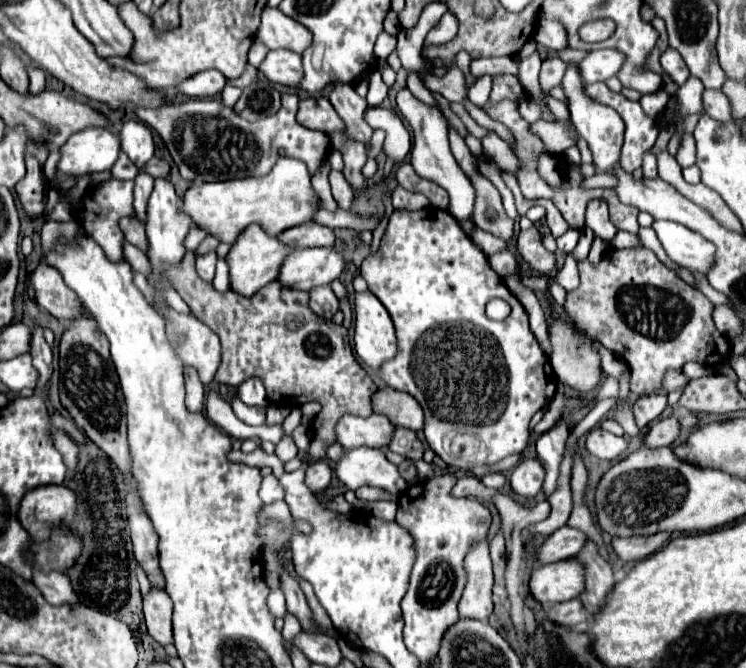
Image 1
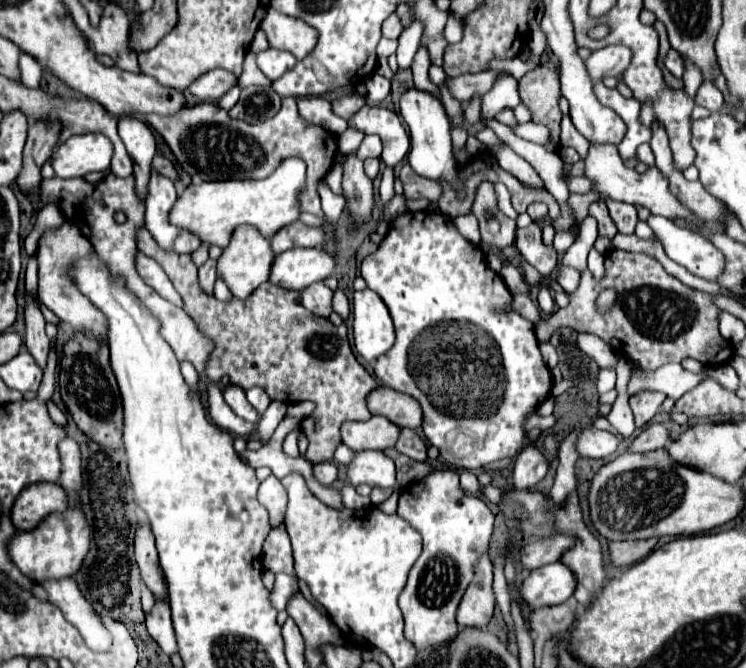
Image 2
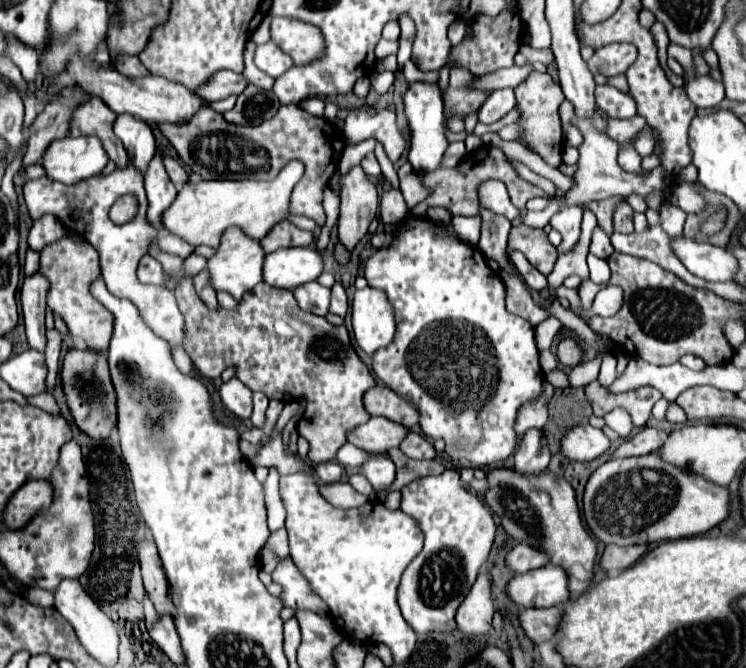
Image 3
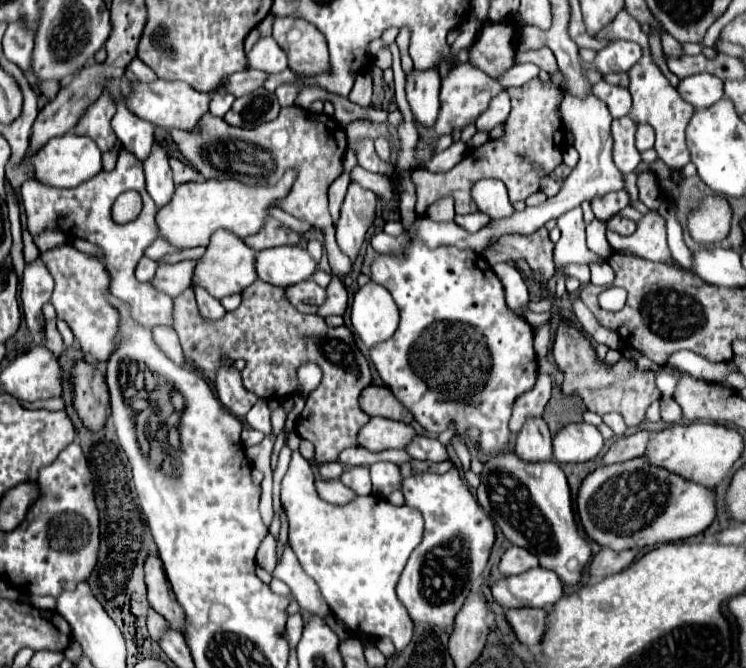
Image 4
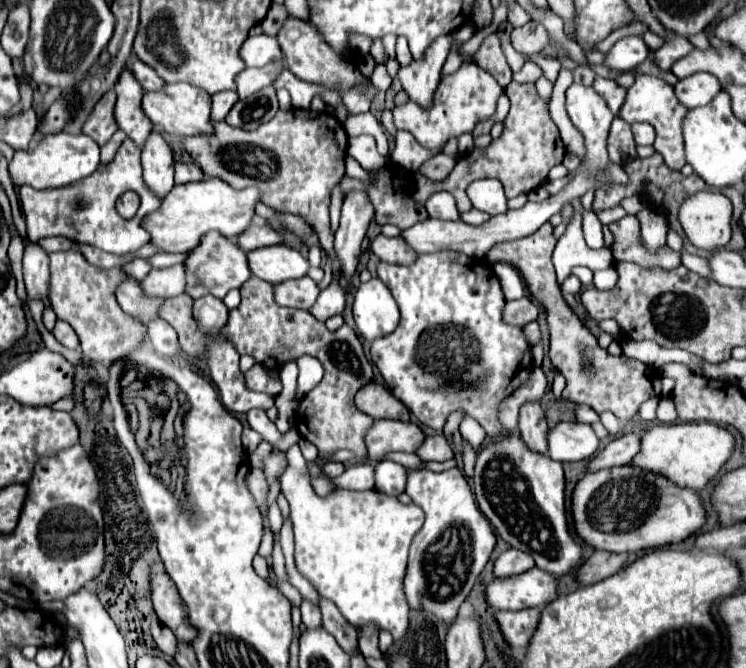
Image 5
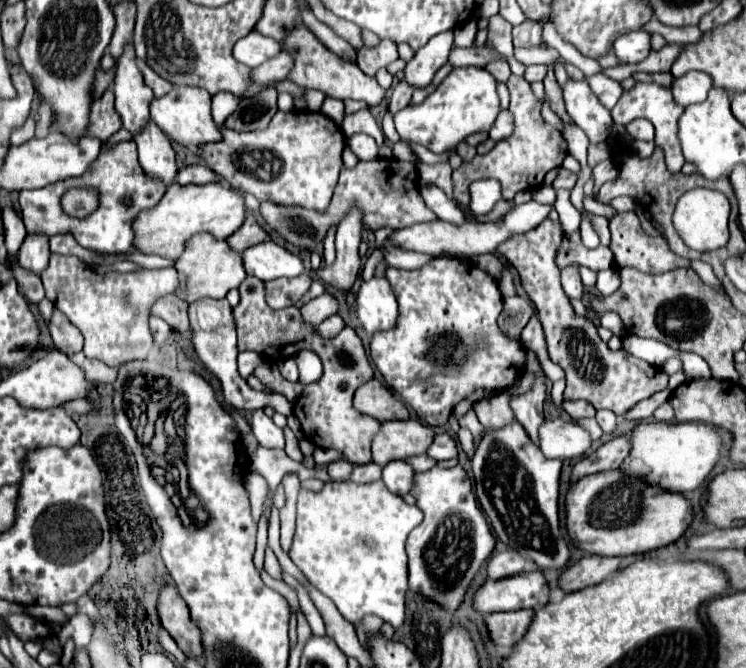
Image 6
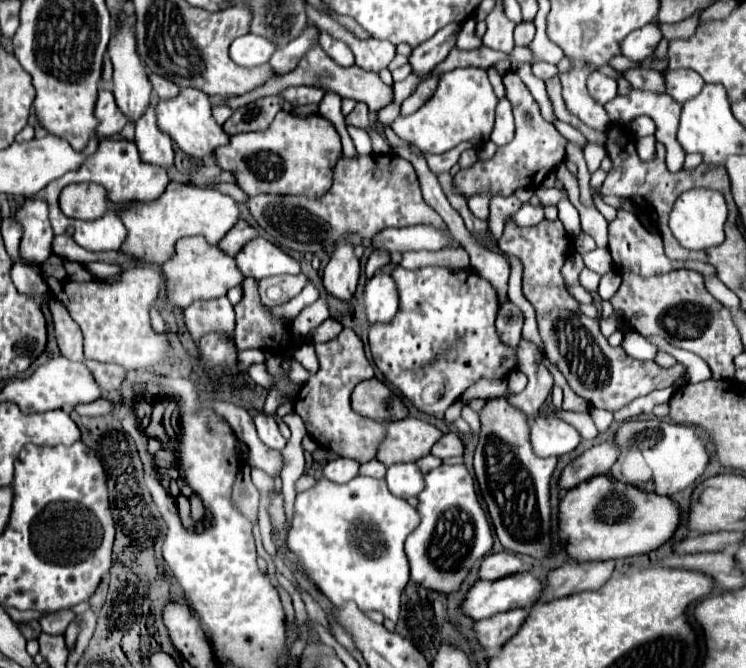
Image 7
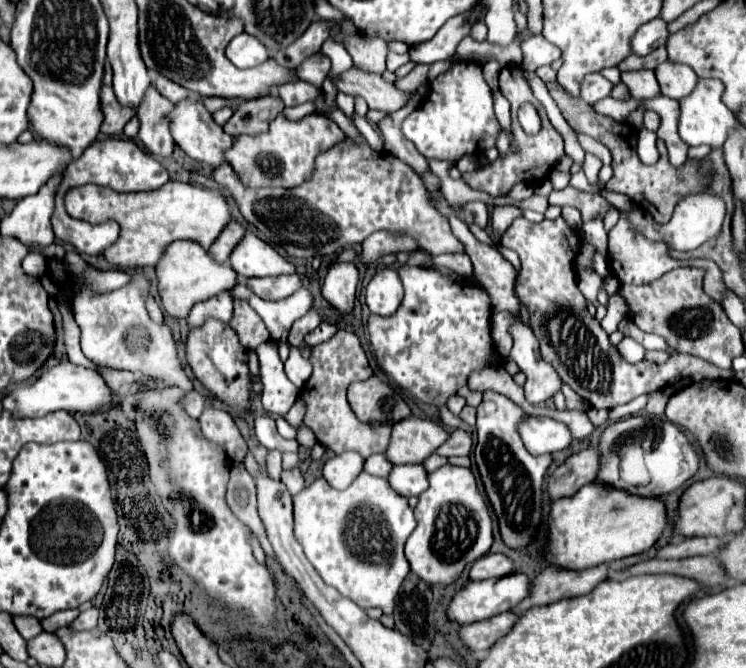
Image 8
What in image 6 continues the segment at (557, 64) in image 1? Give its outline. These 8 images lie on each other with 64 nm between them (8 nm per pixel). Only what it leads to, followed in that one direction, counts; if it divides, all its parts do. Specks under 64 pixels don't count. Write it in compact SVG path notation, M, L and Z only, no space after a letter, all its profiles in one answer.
M512 74L510 80L506 82L506 86L510 90L510 112L514 114L514 124L516 124L514 134L510 138L498 142L494 146L494 150L488 152L486 156L476 156L474 160L464 162L452 174L454 196L456 196L456 200L462 206L468 206L468 202L470 202L468 188L470 188L470 184L474 180L488 180L488 178L498 180L500 186L502 186L502 198L512 200L518 190L534 190L534 188L538 188L542 184L544 176L552 168L560 166L562 160L564 160L564 156L568 154L564 136L554 126L550 126L548 122L544 122L544 118L540 116L542 104L532 94L530 84L524 78Z

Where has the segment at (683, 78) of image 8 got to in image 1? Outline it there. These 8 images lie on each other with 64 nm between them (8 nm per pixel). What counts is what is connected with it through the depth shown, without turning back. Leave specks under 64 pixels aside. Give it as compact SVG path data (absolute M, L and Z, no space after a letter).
M704 90L702 92L702 104L704 104L704 112L720 122L728 122L730 120L730 102L728 98L718 90L718 92L710 92Z

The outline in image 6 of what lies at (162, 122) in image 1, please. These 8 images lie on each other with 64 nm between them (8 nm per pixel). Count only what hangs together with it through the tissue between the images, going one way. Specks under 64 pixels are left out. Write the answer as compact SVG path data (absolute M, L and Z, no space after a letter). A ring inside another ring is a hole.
M278 112L266 130L254 132L234 132L228 128L220 128L224 140L216 144L206 144L198 154L208 162L208 166L220 174L230 186L240 188L244 192L254 194L258 200L270 200L286 206L304 206L326 210L330 204L334 186L338 182L338 174L342 168L342 132L340 128L320 112ZM324 292L324 294L318 296L316 300L304 304L304 306L300 308L300 312L302 312L302 322L304 322L304 324L310 324L310 326L318 326L318 324L324 322L328 316L336 314L336 310L338 310L338 302L336 302L336 298L334 298L332 294L328 294L328 292Z

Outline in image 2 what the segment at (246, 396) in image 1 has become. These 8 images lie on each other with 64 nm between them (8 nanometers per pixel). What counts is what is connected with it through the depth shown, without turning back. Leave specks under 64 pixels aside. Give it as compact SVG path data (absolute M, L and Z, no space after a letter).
M250 388L250 390L246 390L246 396L248 396L248 402L256 408L258 416L262 416L270 404L270 398L266 396L266 392L262 388Z

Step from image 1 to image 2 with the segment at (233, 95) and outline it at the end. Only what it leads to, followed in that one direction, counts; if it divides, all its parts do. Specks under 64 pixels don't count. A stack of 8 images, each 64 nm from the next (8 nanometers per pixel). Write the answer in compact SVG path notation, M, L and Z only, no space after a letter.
M232 88L226 96L222 96L216 104L218 104L218 108L222 108L222 110L230 110L236 102L238 102L238 96L240 96L240 88Z

